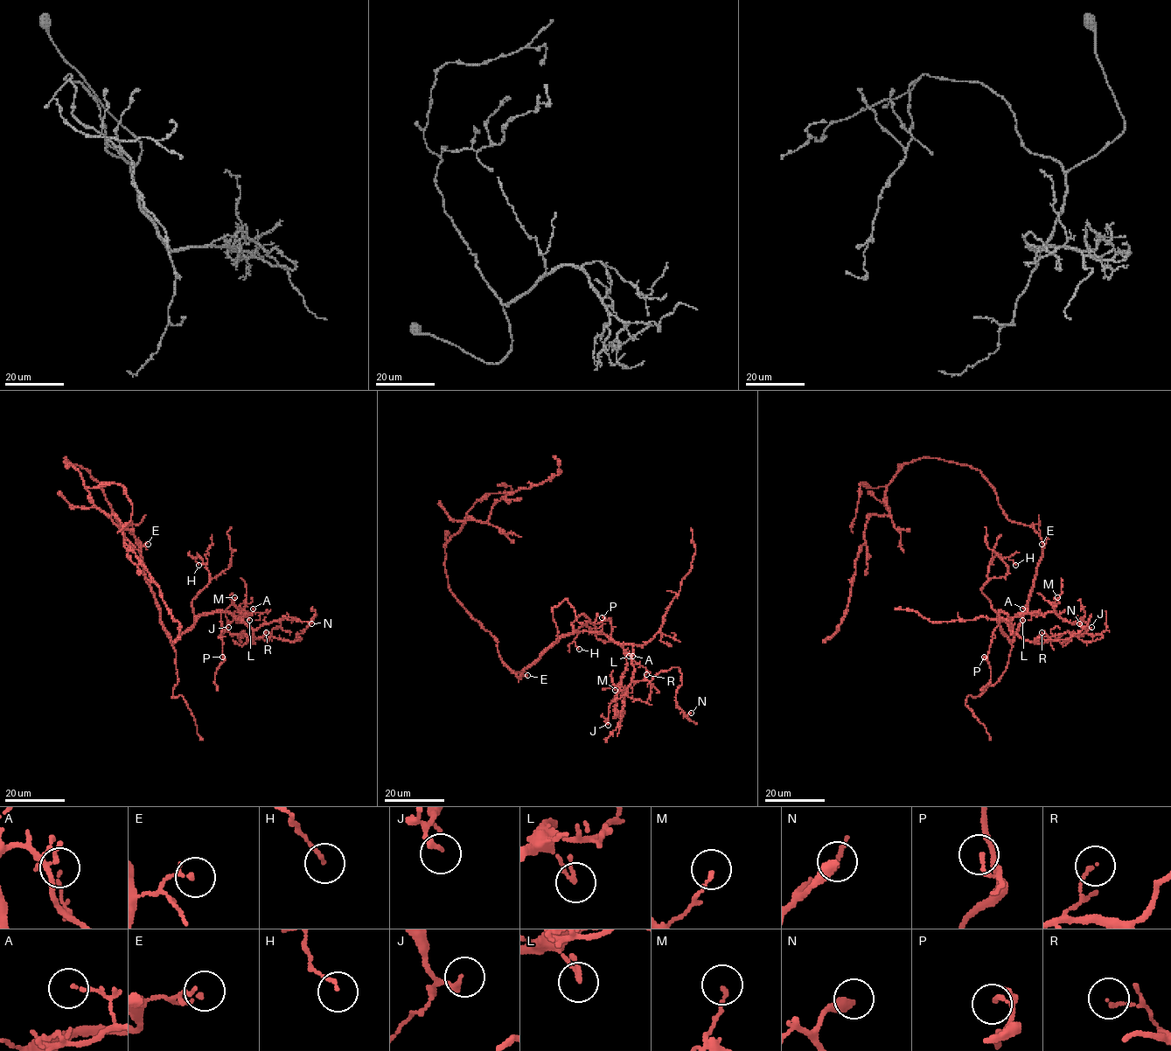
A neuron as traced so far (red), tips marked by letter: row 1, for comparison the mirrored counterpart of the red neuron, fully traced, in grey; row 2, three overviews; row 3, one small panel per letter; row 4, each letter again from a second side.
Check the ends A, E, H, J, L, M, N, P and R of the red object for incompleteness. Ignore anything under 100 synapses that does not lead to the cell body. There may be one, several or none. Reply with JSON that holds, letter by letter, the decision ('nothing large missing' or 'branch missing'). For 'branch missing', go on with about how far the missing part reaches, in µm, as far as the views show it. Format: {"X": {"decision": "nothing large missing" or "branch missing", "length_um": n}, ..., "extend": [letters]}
{"A": {"decision": "nothing large missing"}, "E": {"decision": "nothing large missing"}, "H": {"decision": "nothing large missing"}, "J": {"decision": "nothing large missing"}, "L": {"decision": "nothing large missing"}, "M": {"decision": "nothing large missing"}, "N": {"decision": "nothing large missing"}, "P": {"decision": "nothing large missing"}, "R": {"decision": "nothing large missing"}, "extend": []}

